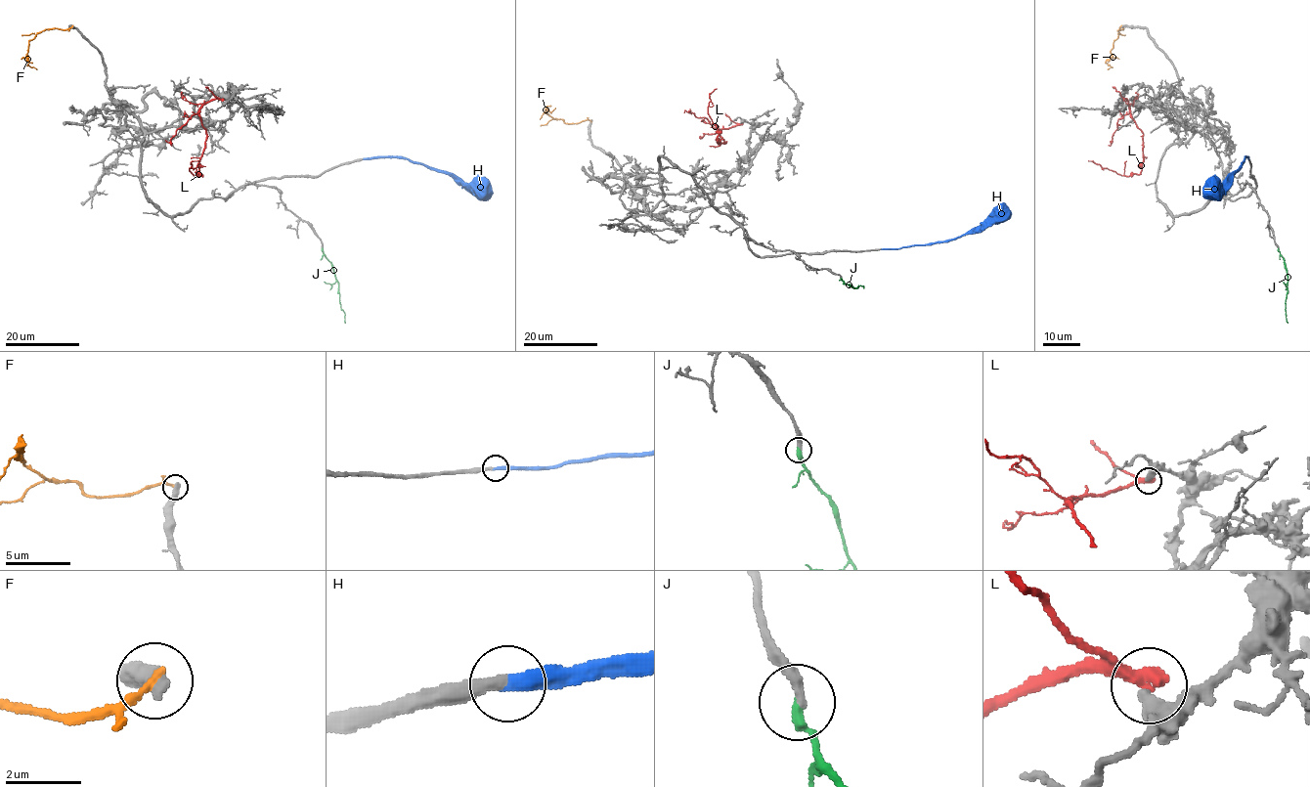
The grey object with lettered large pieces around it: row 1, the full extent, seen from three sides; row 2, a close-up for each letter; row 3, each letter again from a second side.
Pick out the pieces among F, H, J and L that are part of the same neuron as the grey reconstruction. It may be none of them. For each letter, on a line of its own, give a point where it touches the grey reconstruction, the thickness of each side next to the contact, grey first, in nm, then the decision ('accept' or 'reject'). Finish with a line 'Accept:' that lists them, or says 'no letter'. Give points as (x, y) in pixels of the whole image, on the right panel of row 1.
F: contact (1120, 26); calibres 460 and 240 nm; reject
H: contact (1248, 159); calibres 280 and 360 nm; accept
J: contact (1278, 248); calibres 340 and 280 nm; accept
L: contact (1124, 101); calibres 460 and 400 nm; reject
Accept: H, J

